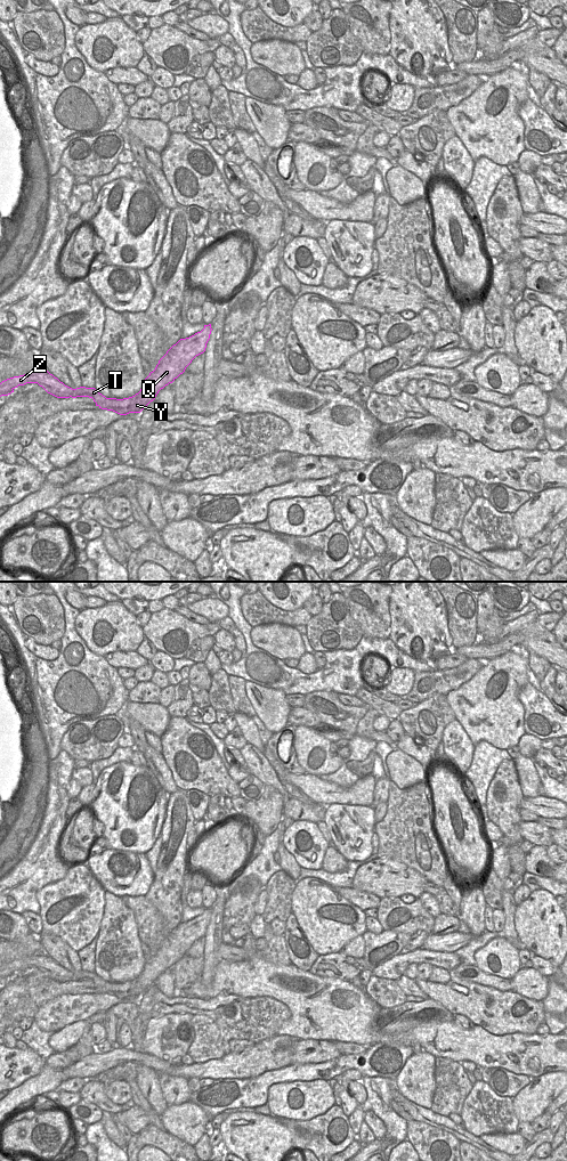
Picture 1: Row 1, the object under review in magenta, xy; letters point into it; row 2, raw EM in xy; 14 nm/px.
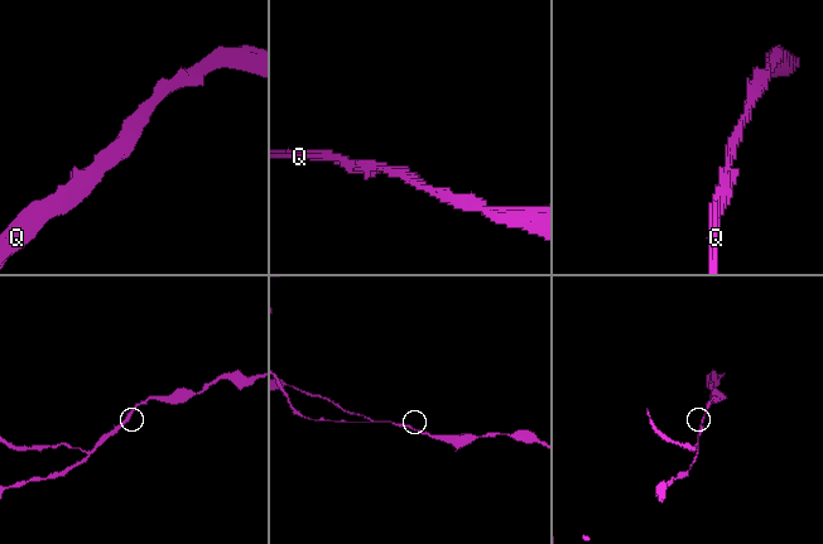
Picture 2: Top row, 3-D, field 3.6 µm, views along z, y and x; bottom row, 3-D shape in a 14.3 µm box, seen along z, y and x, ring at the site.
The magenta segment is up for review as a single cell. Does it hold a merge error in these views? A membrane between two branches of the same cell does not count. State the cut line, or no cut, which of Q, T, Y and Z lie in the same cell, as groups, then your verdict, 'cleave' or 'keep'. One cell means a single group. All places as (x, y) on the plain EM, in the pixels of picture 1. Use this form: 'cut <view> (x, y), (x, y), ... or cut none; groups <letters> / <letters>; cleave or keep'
cut xy (106, 982), (100, 991); groups Q Y / T Z; cleave

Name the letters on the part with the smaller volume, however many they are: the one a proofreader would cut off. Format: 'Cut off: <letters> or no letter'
Cut off: T, Z

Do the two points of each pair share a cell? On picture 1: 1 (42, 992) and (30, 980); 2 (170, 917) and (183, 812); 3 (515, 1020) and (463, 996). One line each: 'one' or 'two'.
1: two
2: one
3: one

